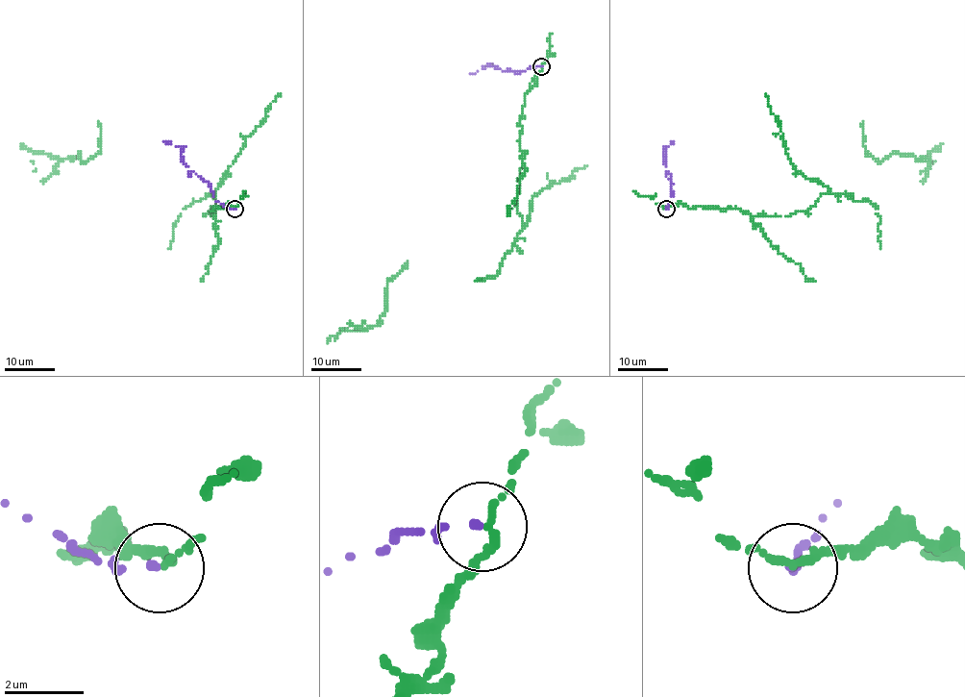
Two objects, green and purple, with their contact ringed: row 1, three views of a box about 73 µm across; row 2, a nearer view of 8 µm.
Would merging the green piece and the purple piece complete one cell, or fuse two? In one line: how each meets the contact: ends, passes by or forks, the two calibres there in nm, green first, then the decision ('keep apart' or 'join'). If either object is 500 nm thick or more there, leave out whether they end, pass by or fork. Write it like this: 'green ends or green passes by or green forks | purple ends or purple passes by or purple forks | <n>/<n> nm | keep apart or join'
green passes by | purple ends | 200/140 nm | keep apart

